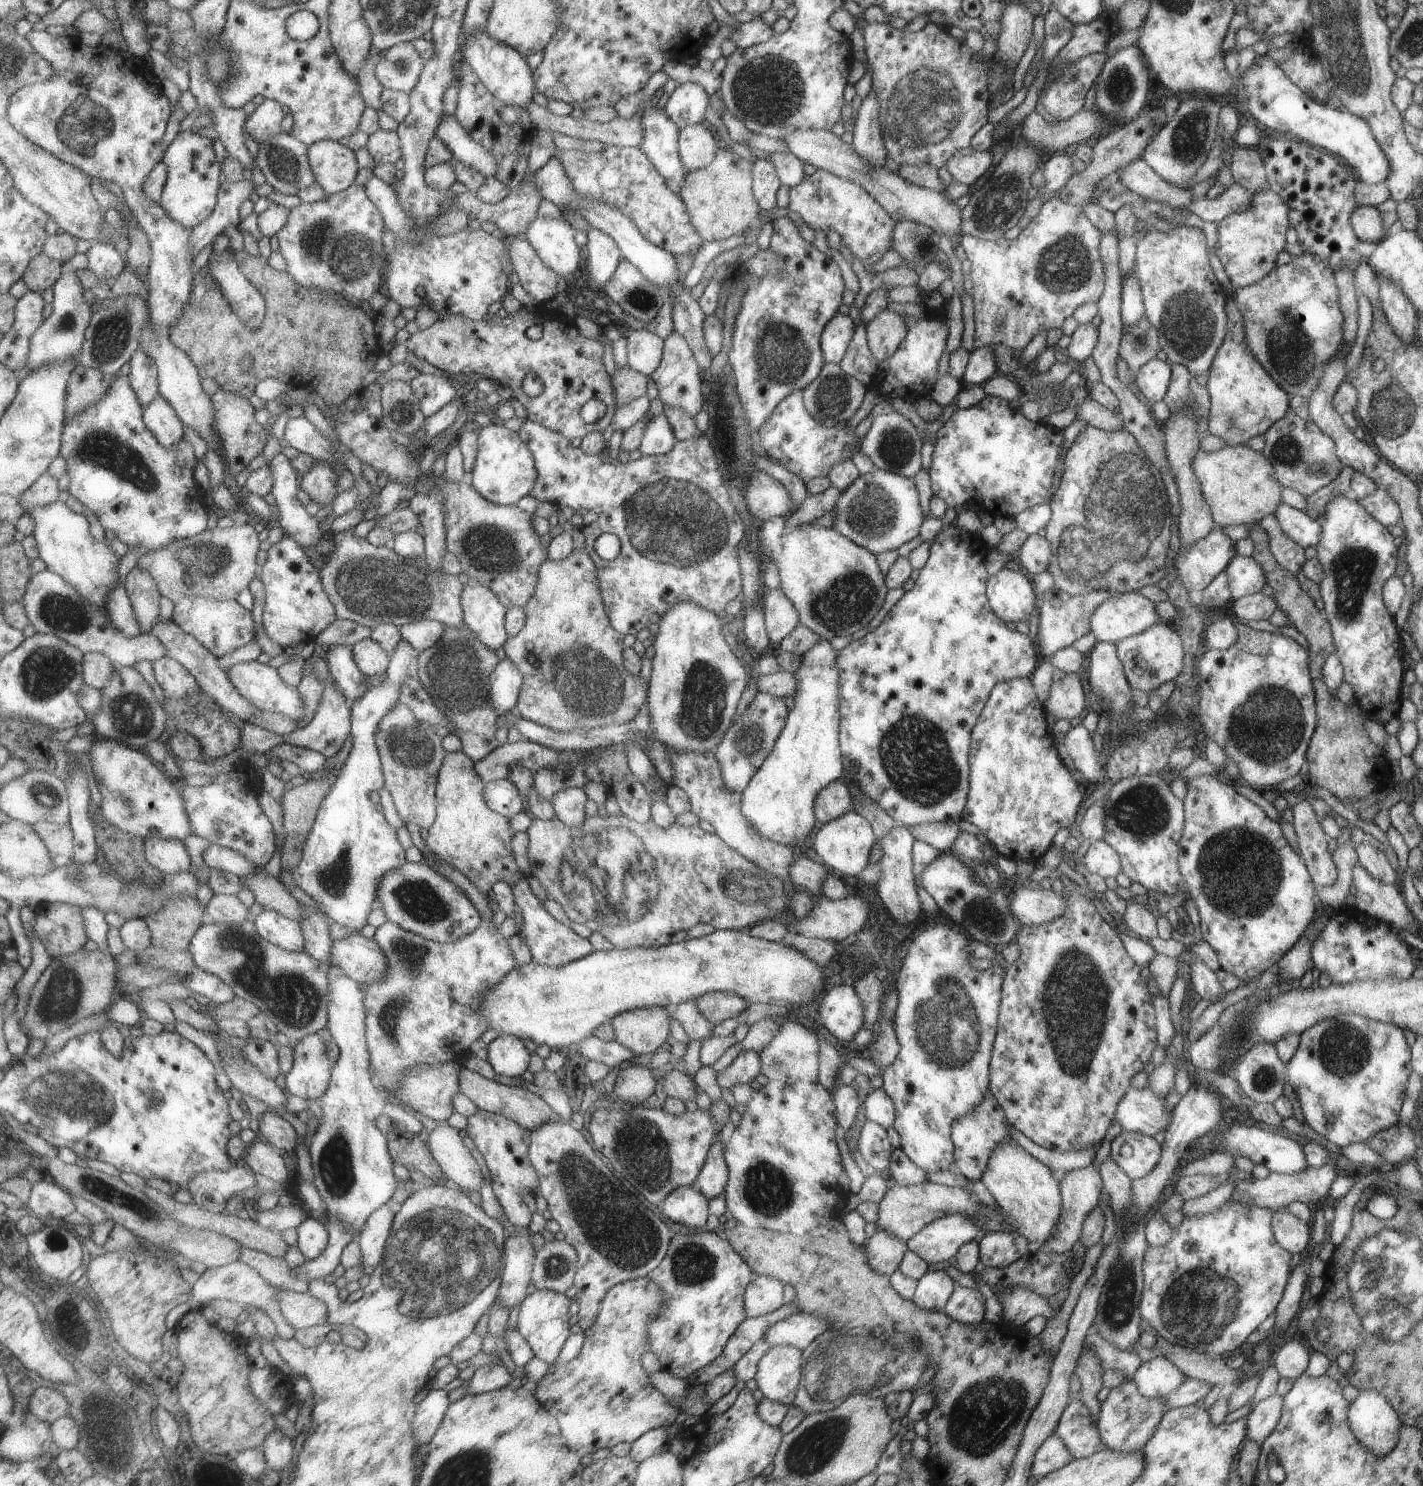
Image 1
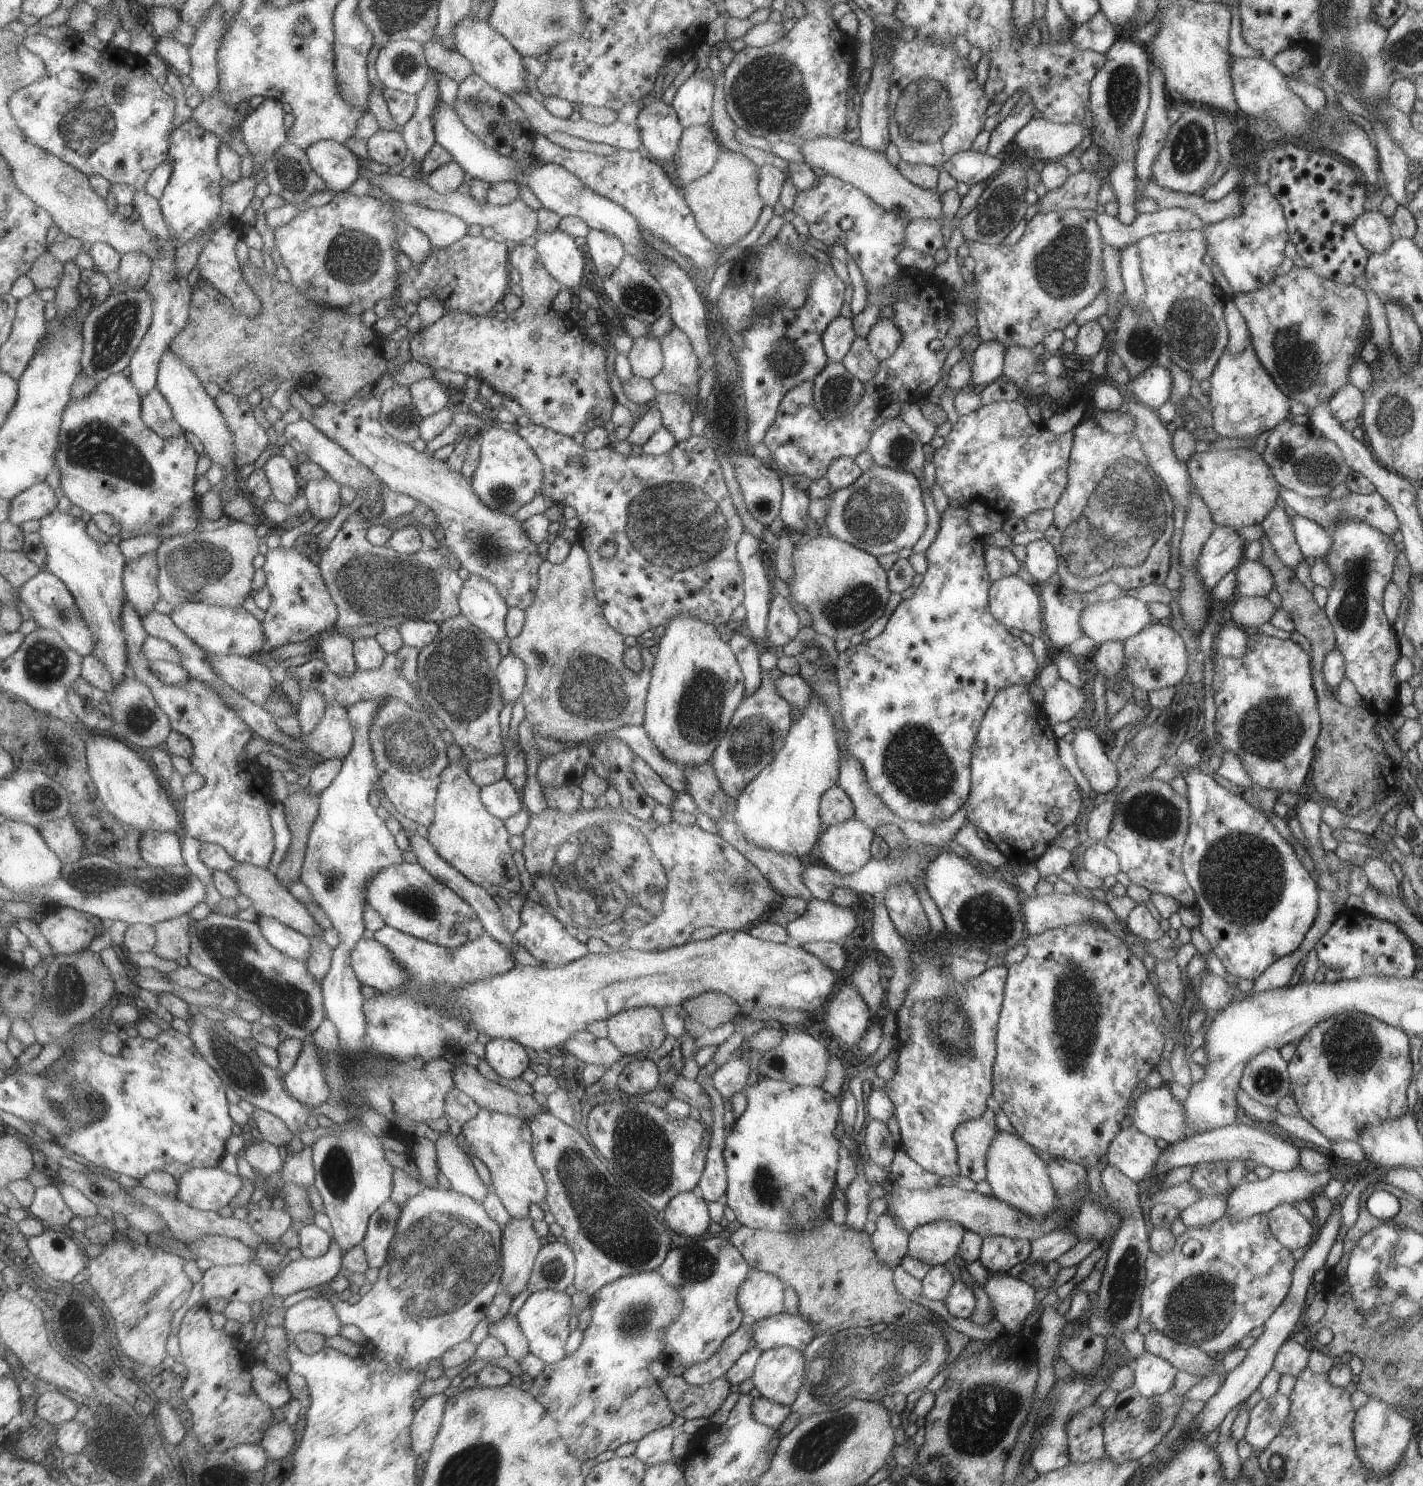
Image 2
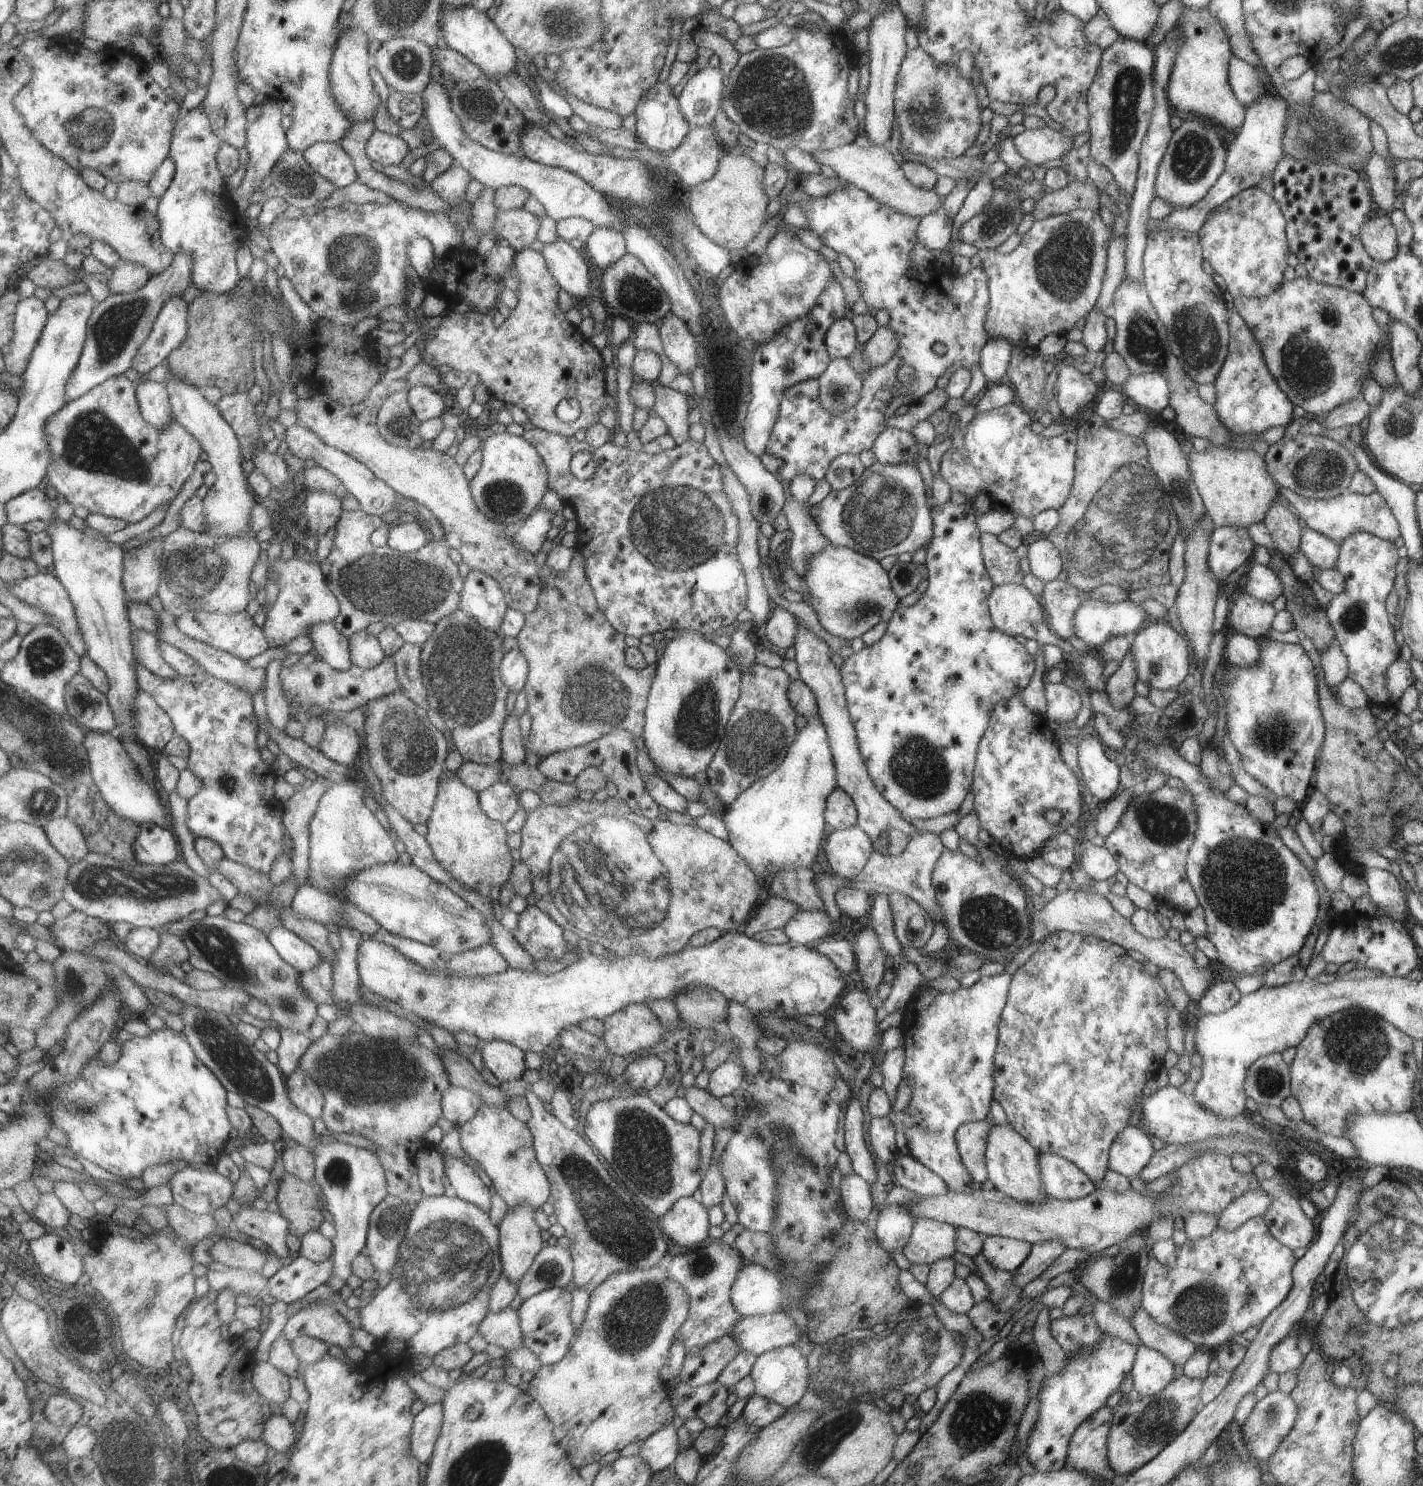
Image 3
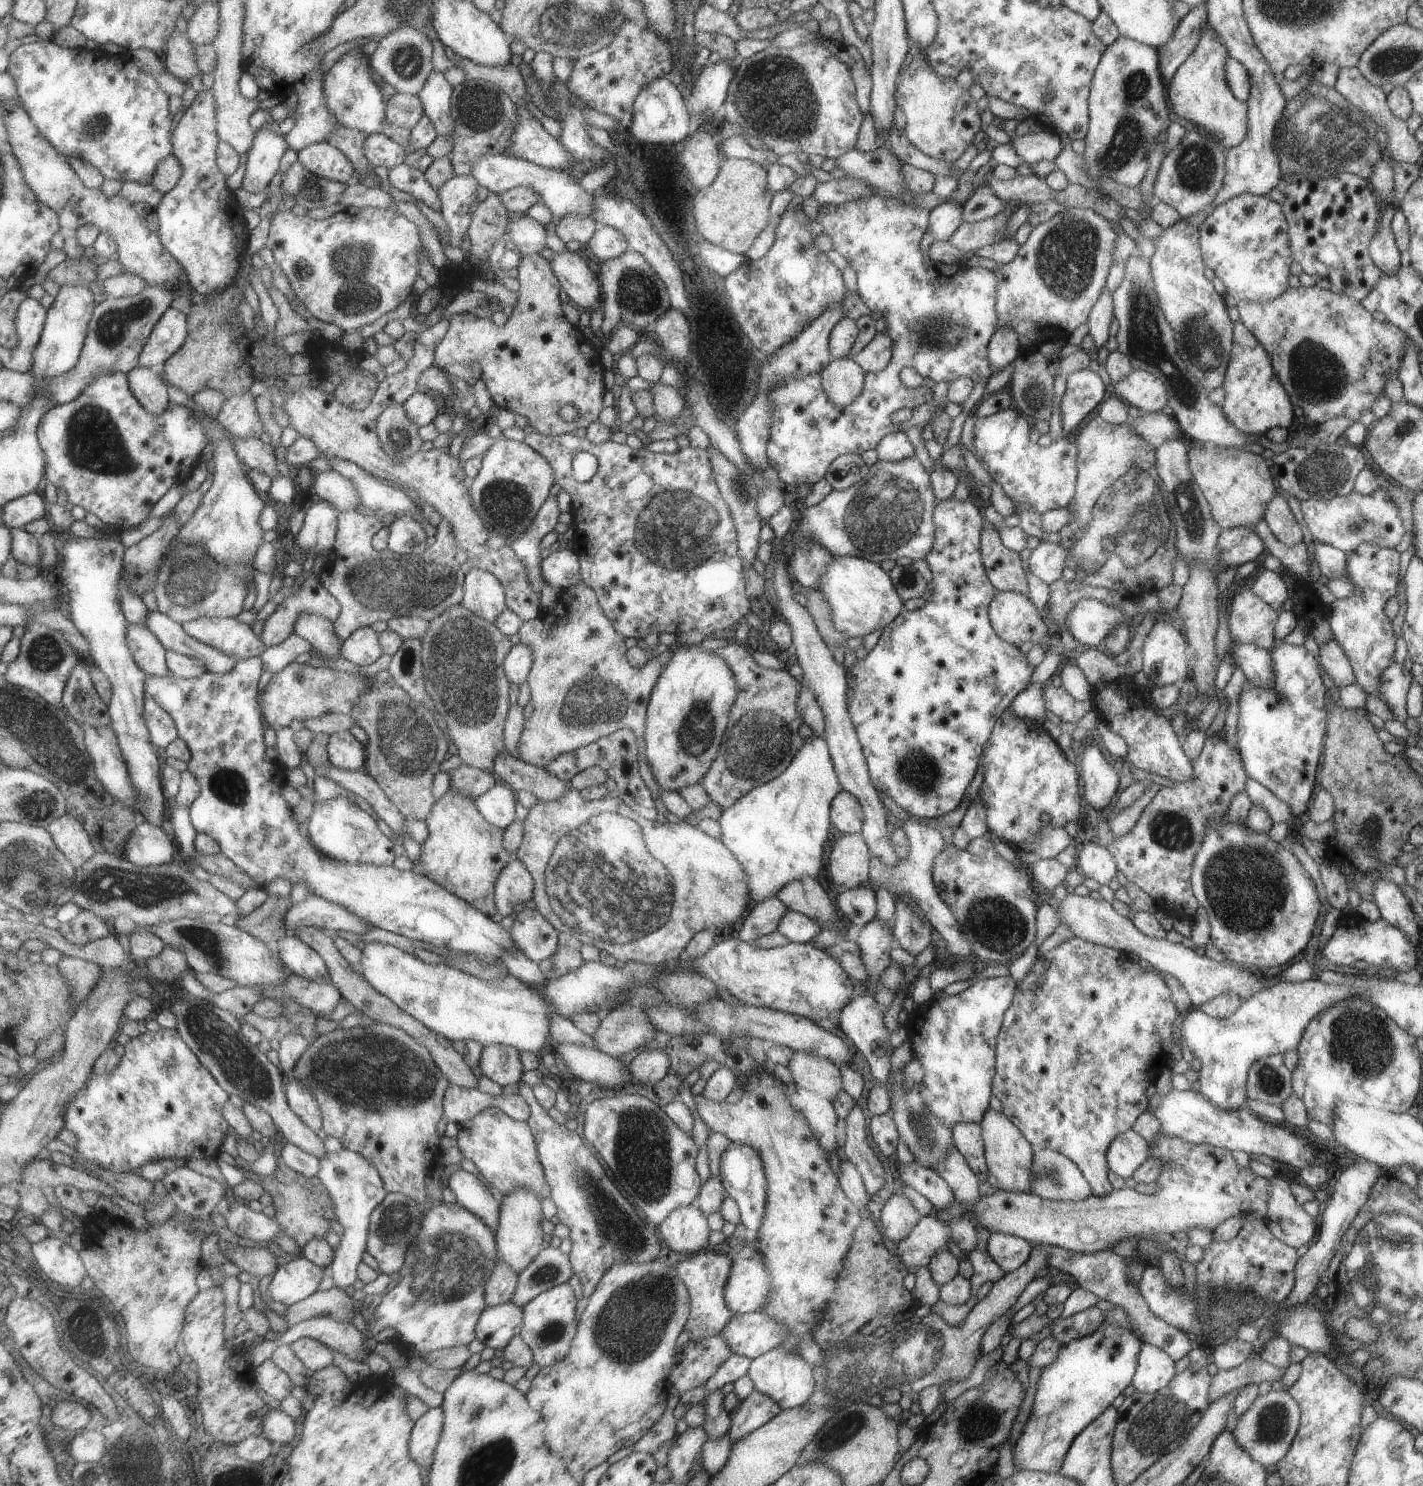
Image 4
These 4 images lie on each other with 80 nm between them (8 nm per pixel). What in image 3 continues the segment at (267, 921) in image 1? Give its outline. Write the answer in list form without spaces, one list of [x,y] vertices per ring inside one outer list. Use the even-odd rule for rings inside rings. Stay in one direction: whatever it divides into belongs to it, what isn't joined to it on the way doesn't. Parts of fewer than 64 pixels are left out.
[[[275,926],[267,932],[269,941],[276,947],[277,952],[301,973],[313,970],[321,964],[321,954],[304,940],[285,926]]]

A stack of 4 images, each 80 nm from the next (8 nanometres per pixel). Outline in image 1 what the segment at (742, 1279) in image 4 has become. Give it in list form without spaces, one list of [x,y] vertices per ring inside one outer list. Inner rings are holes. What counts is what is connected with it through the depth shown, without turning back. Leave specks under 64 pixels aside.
[[[754,1274],[743,1294],[746,1317],[770,1314],[783,1304],[783,1284],[775,1278]]]

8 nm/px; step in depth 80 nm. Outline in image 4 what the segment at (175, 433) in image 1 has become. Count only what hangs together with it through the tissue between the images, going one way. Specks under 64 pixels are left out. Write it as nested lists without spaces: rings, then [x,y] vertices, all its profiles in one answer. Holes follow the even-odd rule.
[[[139,366],[128,374],[133,394],[140,400],[141,406],[149,414],[165,414],[169,401],[169,386],[161,376],[160,368],[143,368]]]

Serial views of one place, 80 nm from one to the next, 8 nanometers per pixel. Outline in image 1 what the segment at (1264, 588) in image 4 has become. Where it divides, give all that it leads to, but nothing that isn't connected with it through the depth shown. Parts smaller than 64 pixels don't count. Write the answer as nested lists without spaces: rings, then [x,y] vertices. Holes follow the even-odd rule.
[[[1233,555],[1229,564],[1225,566],[1223,574],[1227,576],[1227,586],[1232,601],[1249,594],[1256,594],[1263,588],[1263,584],[1266,584],[1261,566],[1249,556]]]

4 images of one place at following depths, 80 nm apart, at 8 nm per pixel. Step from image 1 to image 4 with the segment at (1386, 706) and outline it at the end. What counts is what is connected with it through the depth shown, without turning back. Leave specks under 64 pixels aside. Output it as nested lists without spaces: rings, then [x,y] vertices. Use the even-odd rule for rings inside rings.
[[[1373,541],[1361,542],[1353,552],[1345,552],[1345,575],[1353,584],[1353,596],[1336,598],[1326,612],[1329,629],[1351,666],[1354,683],[1370,696],[1379,697],[1379,676],[1393,663],[1396,638],[1384,608],[1399,582],[1399,555],[1393,548],[1379,548]]]

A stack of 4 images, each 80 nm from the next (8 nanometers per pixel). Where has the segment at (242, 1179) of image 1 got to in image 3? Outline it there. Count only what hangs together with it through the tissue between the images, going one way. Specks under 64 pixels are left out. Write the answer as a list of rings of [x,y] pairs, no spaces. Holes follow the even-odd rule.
[[[187,1166],[177,1171],[167,1186],[173,1192],[174,1203],[197,1215],[212,1215],[215,1210],[225,1207],[225,1204],[233,1199],[236,1184],[222,1176],[217,1170],[201,1171]]]

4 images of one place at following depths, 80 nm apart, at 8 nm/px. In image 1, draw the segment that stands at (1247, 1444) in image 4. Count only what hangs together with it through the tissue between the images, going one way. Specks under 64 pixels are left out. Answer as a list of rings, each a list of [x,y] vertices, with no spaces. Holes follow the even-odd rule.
[[[1276,1393],[1257,1402],[1245,1417],[1246,1438],[1261,1445],[1279,1422],[1283,1402],[1283,1398]]]

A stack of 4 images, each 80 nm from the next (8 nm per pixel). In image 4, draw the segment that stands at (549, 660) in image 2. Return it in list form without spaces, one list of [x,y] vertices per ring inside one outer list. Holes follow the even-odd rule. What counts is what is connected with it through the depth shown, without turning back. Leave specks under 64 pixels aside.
[[[581,579],[579,580],[579,582],[575,582],[573,586],[569,586],[567,590],[557,590],[553,606],[551,606],[549,610],[541,608],[540,614],[536,618],[533,618],[533,620],[525,621],[519,635],[520,642],[523,644],[527,644],[527,646],[531,648],[531,656],[533,656],[533,662],[531,662],[531,669],[529,670],[528,679],[530,692],[529,702],[531,702],[533,714],[531,714],[531,716],[529,716],[529,720],[526,721],[525,730],[521,738],[521,742],[519,742],[519,752],[521,752],[520,760],[527,762],[527,764],[531,764],[545,769],[545,766],[548,766],[549,762],[553,761],[553,758],[558,758],[561,754],[566,754],[570,751],[578,750],[581,746],[589,745],[591,742],[597,741],[599,738],[608,736],[609,734],[616,732],[618,729],[625,728],[631,730],[631,732],[635,734],[635,739],[637,740],[637,765],[641,780],[643,780],[643,783],[645,784],[645,786],[647,786],[647,789],[651,794],[651,799],[655,804],[657,814],[665,814],[667,809],[665,809],[665,806],[663,806],[663,804],[661,804],[661,802],[659,801],[660,789],[658,788],[658,785],[653,778],[653,774],[651,774],[651,769],[647,760],[645,760],[644,725],[647,702],[649,702],[649,694],[651,694],[651,690],[653,690],[653,686],[655,686],[655,682],[657,682],[657,678],[659,678],[659,674],[661,674],[663,666],[667,664],[667,662],[671,658],[672,652],[665,651],[661,652],[659,656],[651,657],[644,666],[641,666],[641,668],[631,667],[629,665],[629,662],[625,660],[626,648],[624,644],[624,638],[621,637],[613,629],[613,626],[611,626],[609,620],[605,618],[605,616],[602,614],[596,595],[593,593],[593,590],[591,588],[587,587],[582,582]]]

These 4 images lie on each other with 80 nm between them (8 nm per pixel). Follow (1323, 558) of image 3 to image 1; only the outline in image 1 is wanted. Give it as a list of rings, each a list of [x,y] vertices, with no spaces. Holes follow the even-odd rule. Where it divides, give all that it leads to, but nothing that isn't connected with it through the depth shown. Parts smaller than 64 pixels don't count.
[[[1280,503],[1274,513],[1275,520],[1281,528],[1281,532],[1291,538],[1301,548],[1311,548],[1319,544],[1319,534],[1321,528],[1318,519],[1311,520],[1307,514],[1301,510],[1296,510]]]

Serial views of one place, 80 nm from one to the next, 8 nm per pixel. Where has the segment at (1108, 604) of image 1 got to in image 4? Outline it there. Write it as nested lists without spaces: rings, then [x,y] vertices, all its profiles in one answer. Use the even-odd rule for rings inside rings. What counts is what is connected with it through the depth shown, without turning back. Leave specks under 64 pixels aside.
[[[1083,599],[1067,612],[1065,629],[1080,647],[1096,647],[1119,622],[1128,624],[1130,620],[1131,616],[1124,615],[1113,606],[1094,599]]]

